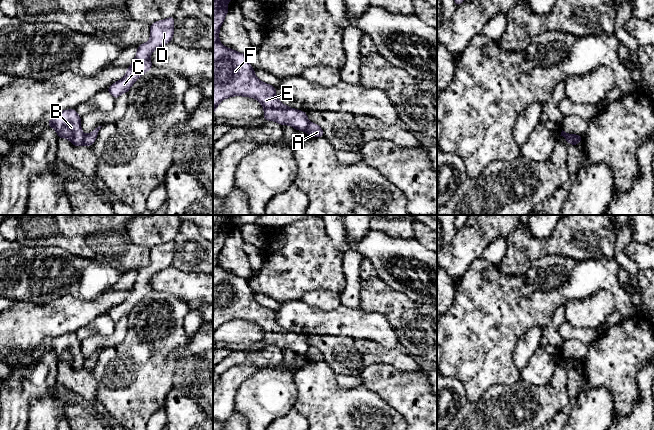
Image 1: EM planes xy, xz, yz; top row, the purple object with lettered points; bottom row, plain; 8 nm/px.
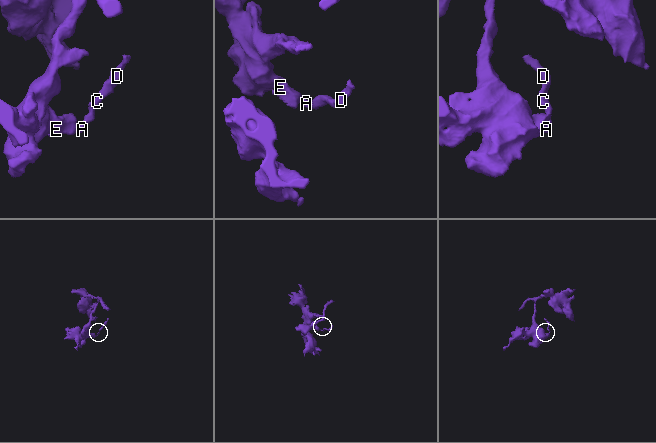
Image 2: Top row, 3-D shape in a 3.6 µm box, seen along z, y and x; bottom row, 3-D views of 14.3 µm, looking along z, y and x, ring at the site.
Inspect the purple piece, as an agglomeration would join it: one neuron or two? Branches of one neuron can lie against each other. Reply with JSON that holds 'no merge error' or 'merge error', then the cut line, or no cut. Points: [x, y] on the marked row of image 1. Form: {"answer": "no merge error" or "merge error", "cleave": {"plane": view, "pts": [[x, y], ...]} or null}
{"answer": "merge error", "cleave": {"plane": "xy", "pts": [[85, 135], [83, 144]]}}

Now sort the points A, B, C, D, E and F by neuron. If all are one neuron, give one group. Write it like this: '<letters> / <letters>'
A C D / B E F

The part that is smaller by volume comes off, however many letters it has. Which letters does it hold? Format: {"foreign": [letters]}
{"foreign": ["A", "C", "D"]}

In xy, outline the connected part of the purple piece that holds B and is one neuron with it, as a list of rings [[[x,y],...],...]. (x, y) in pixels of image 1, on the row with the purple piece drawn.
[[[75,109],[52,115],[47,126],[55,129],[59,139],[66,138],[76,147],[84,145],[85,134],[81,129],[81,117]]]

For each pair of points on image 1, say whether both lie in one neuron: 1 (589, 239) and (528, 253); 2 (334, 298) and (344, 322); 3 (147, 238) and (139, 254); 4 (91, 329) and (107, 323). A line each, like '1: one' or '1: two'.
1: one
2: two
3: two
4: one

